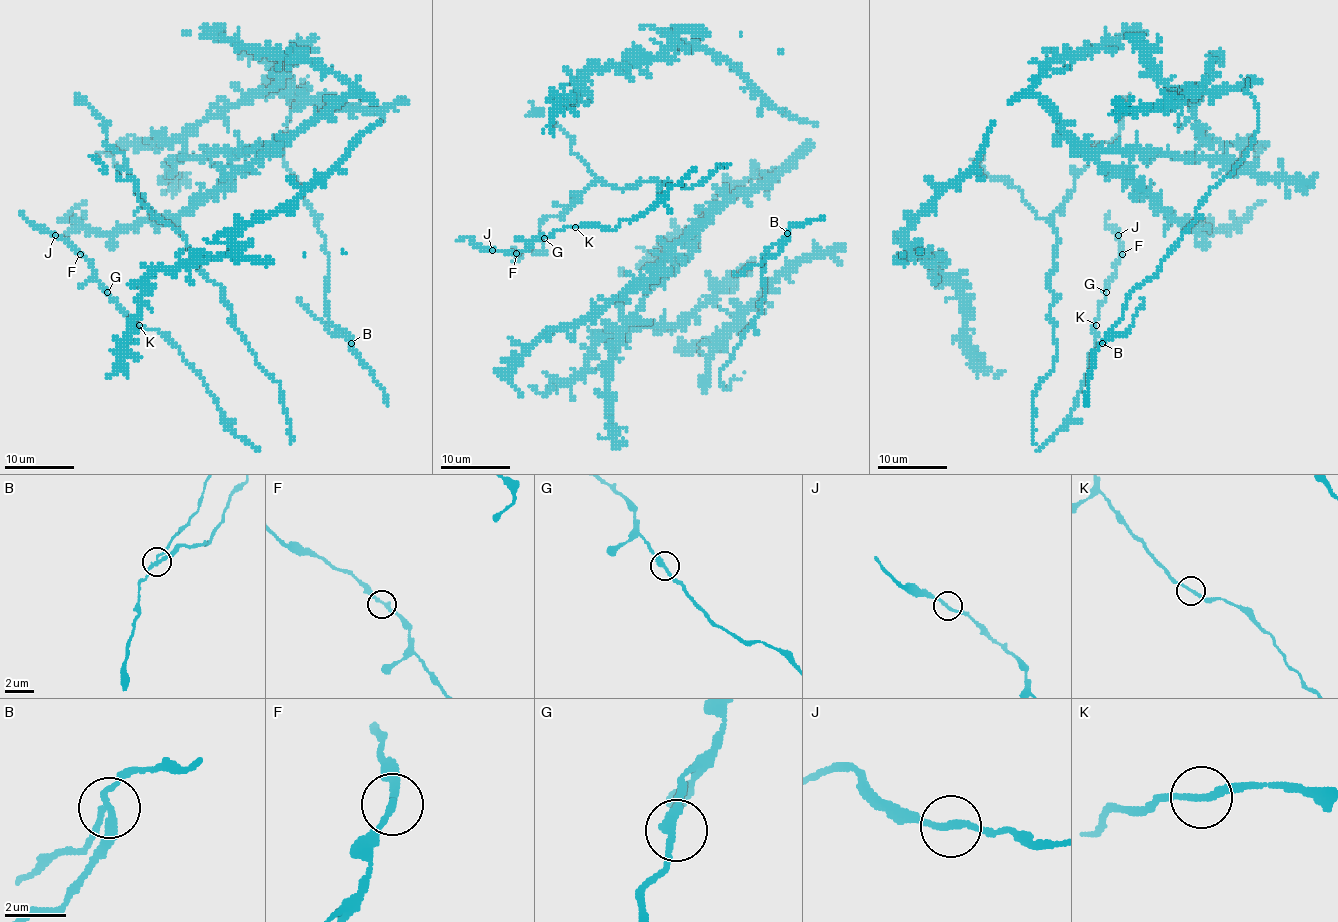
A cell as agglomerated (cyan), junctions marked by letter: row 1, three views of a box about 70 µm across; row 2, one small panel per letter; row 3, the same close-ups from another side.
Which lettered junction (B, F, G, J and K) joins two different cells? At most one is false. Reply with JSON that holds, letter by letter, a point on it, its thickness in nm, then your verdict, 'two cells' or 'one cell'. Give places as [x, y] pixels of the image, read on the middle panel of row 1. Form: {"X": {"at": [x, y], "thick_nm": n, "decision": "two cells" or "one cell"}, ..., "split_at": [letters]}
{"B": {"at": [787, 233], "thick_nm": 260, "decision": "two cells"}, "F": {"at": [516, 253], "thick_nm": 240, "decision": "one cell"}, "G": {"at": [544, 238], "thick_nm": 280, "decision": "one cell"}, "J": {"at": [492, 250], "thick_nm": 200, "decision": "one cell"}, "K": {"at": [575, 227], "thick_nm": 220, "decision": "one cell"}, "split_at": ["B"]}

